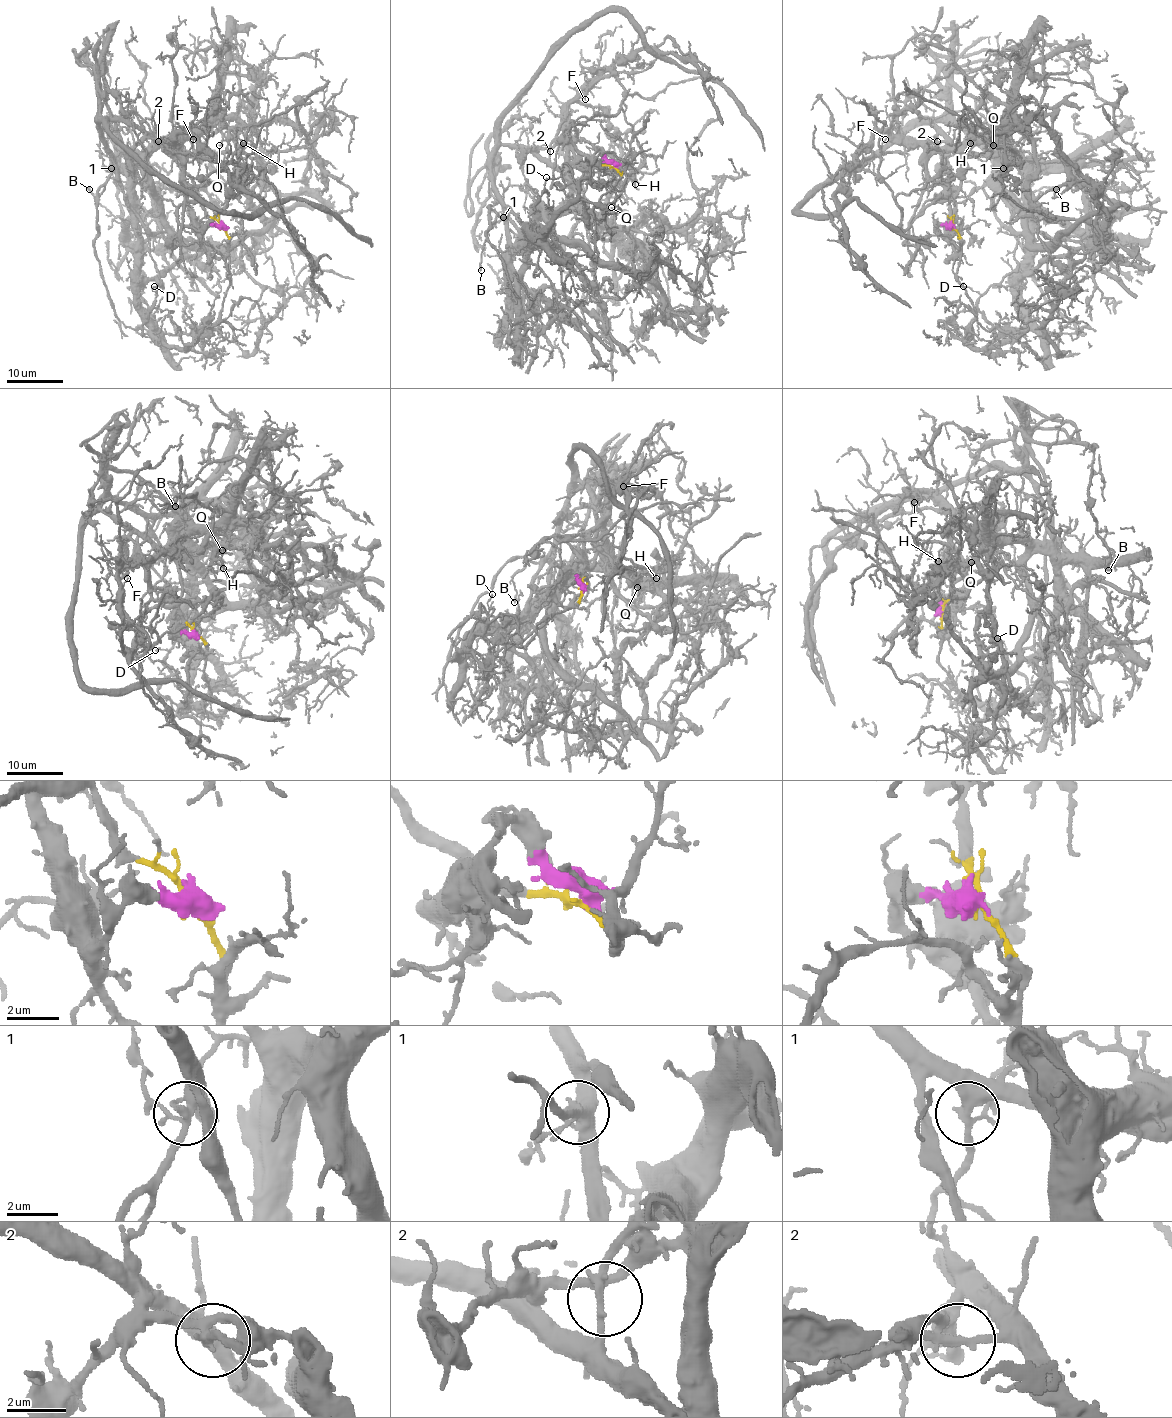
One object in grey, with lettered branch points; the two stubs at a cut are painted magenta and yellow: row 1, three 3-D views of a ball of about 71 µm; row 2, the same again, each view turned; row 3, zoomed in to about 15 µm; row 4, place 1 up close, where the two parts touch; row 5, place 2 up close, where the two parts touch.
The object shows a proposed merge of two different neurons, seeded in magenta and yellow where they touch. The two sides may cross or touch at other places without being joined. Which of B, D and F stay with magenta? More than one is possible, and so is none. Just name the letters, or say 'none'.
none

